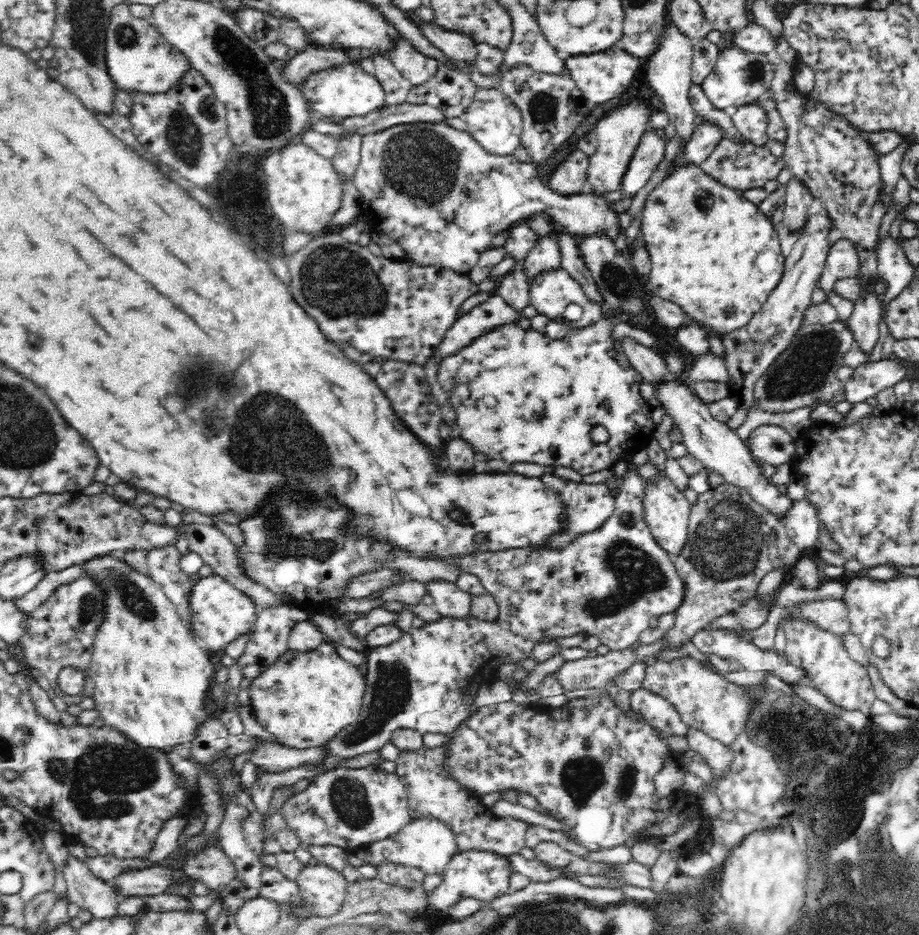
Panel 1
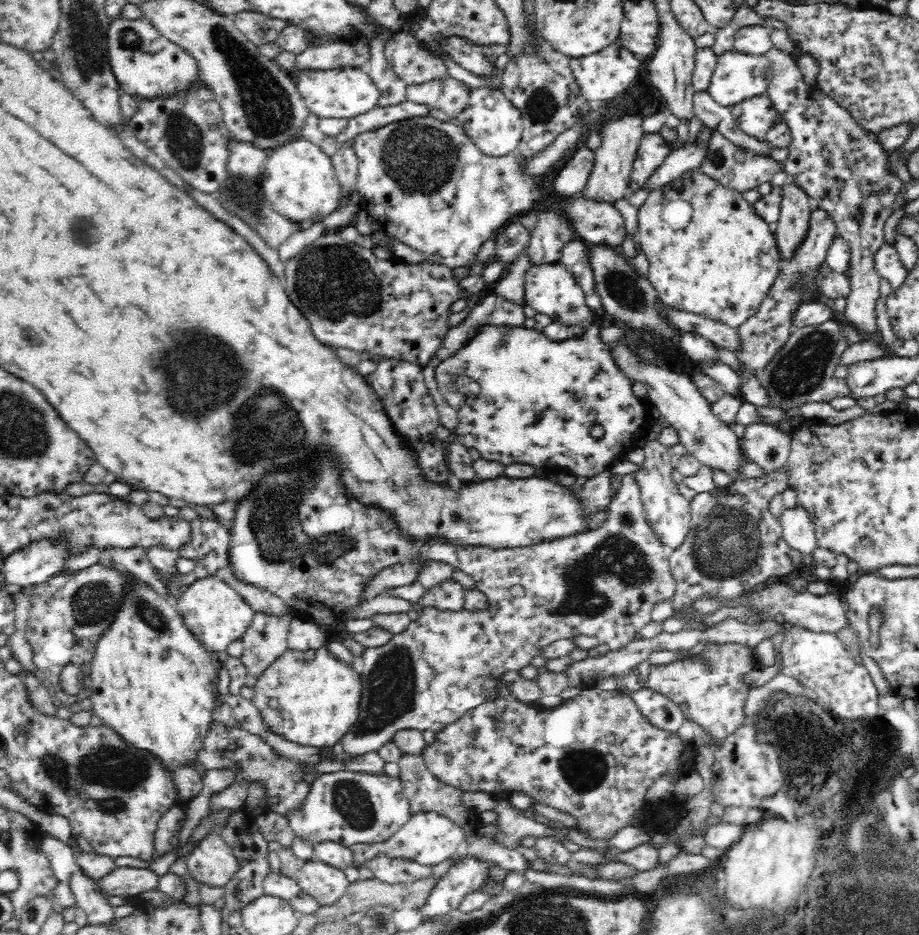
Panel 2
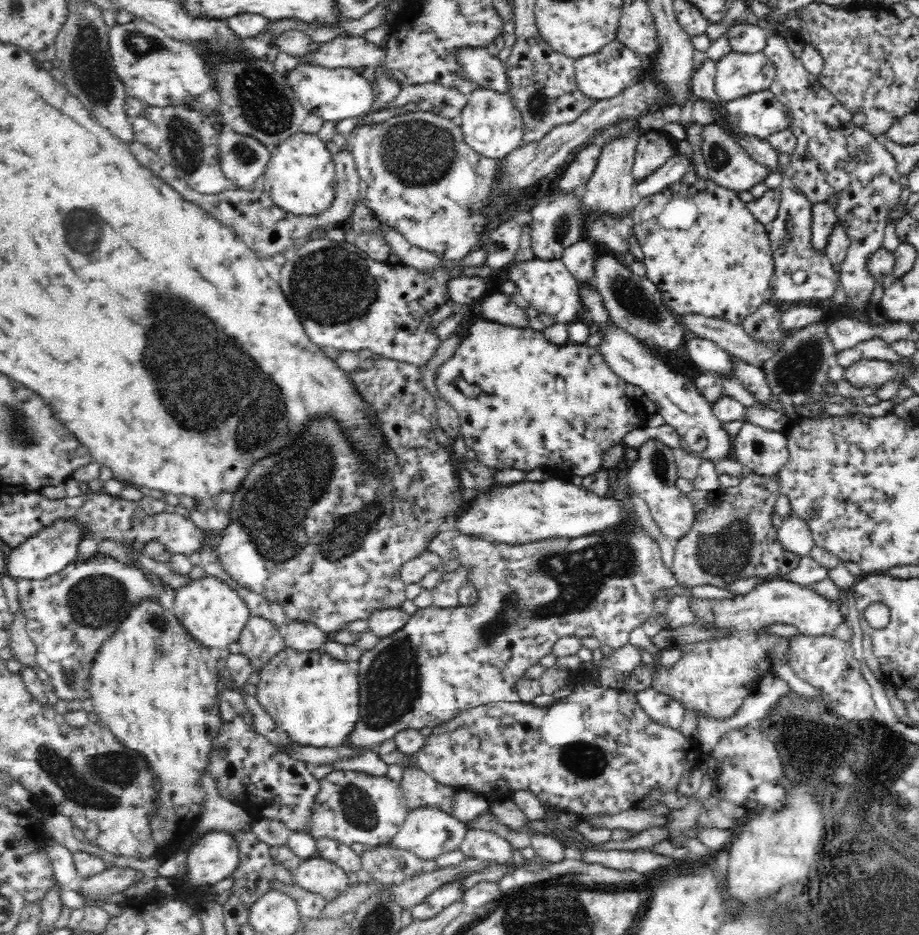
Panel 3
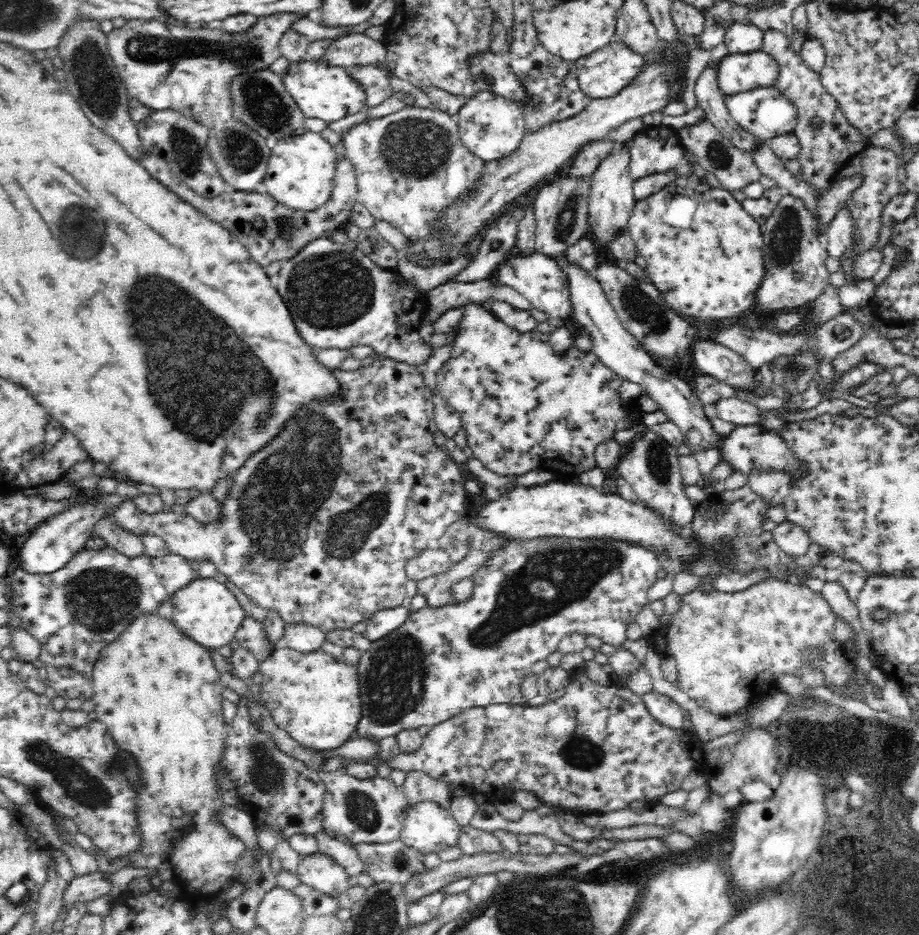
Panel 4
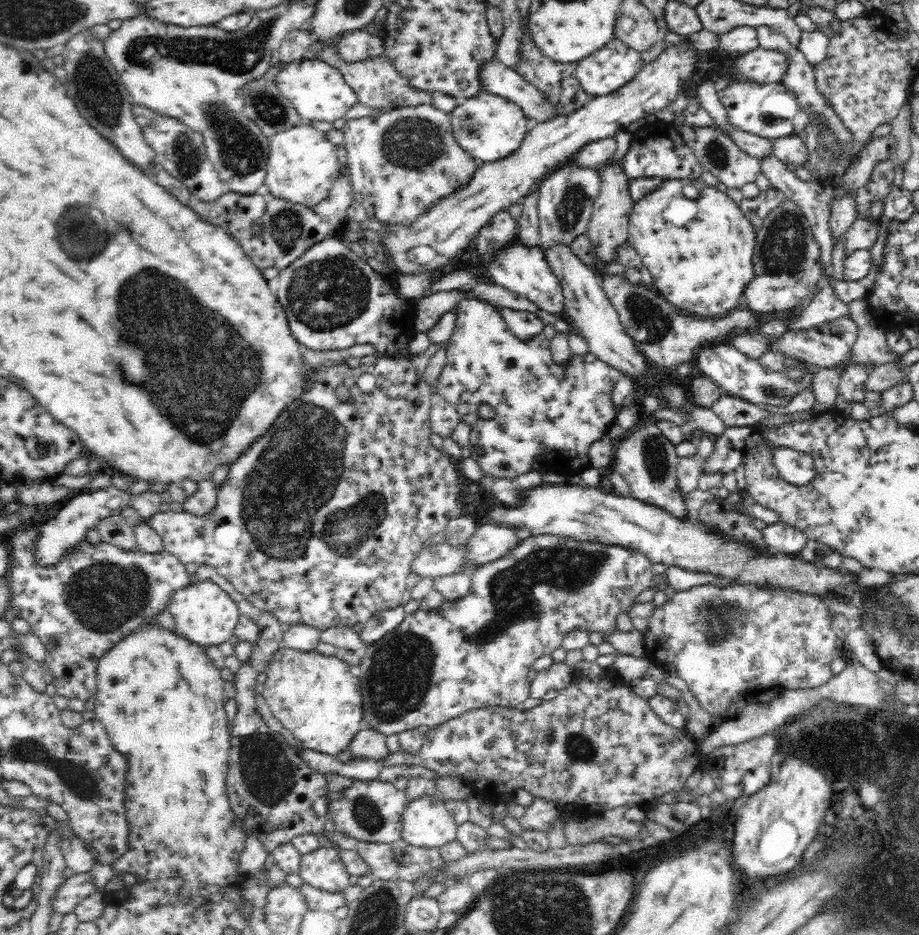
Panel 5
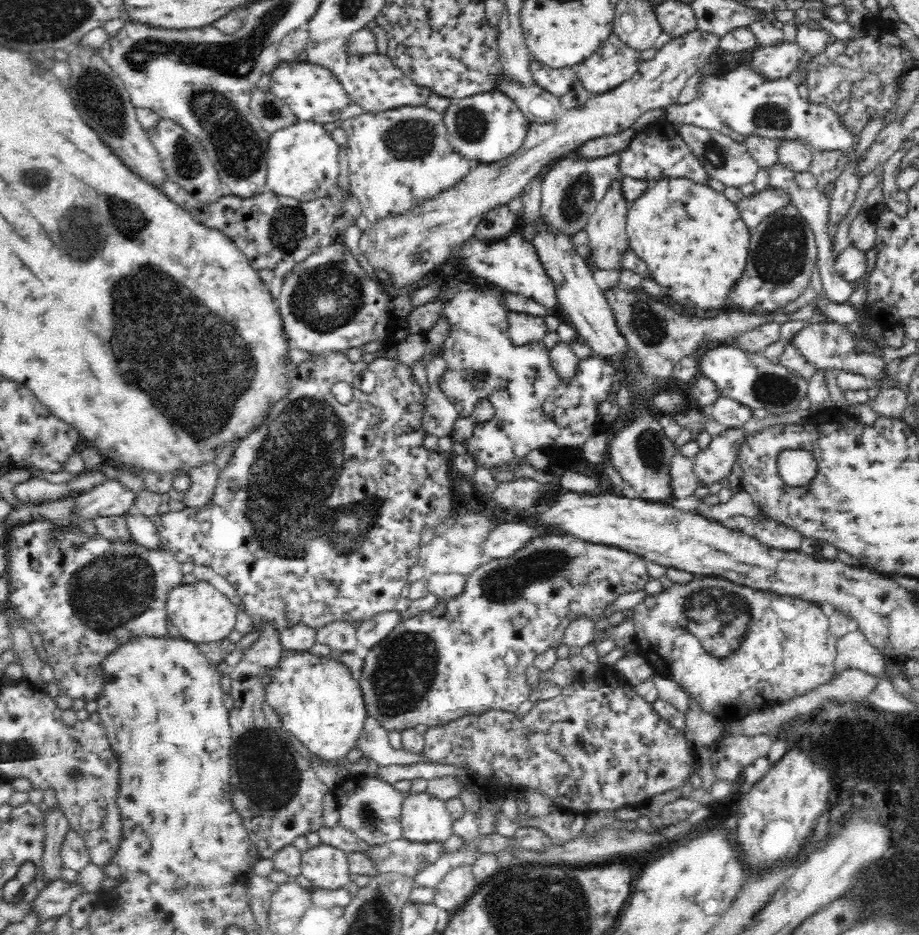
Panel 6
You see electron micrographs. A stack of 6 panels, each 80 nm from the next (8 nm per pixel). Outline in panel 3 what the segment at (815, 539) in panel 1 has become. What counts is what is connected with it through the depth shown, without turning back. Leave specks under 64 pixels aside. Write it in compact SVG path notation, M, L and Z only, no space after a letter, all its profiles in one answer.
M792 514L780 524L777 536L778 543L784 548L784 551L798 555L800 558L809 556L815 546L810 527Z

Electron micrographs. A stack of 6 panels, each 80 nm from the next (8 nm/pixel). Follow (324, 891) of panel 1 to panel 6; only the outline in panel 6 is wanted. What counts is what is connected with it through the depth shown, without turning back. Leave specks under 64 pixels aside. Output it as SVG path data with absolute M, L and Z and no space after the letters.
M320 843L302 851L302 872L312 888L350 890L357 882L348 864L348 852L333 844Z

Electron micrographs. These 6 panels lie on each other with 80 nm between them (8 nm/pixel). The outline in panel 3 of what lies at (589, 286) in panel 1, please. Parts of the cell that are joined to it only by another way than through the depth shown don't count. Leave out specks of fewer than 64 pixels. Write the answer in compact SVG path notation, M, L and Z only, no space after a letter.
M584 237L576 244L568 246L560 259L578 282L590 283L600 249L596 243Z

